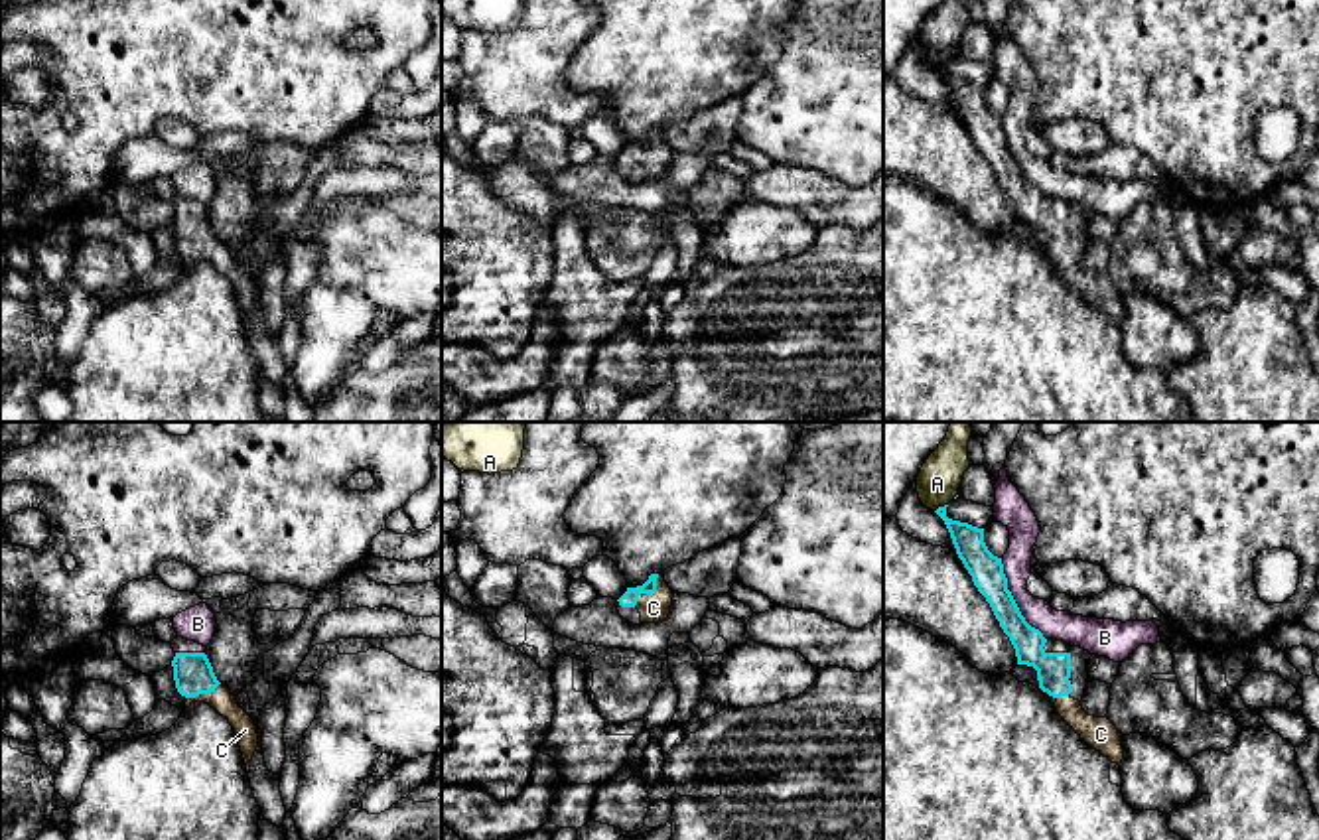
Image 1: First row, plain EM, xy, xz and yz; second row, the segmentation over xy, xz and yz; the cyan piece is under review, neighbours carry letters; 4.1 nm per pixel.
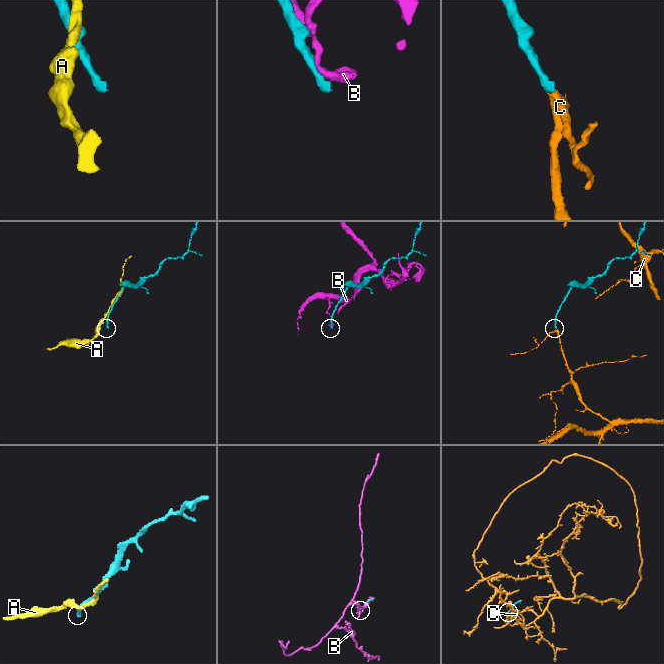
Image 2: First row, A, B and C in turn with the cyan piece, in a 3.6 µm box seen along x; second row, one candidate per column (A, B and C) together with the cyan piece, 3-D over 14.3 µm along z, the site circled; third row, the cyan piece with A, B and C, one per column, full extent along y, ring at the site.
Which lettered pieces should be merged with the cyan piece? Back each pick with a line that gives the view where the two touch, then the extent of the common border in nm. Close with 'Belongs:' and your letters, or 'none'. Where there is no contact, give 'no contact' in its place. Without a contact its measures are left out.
C: contact in xz; length 170 nm
Belongs: C

